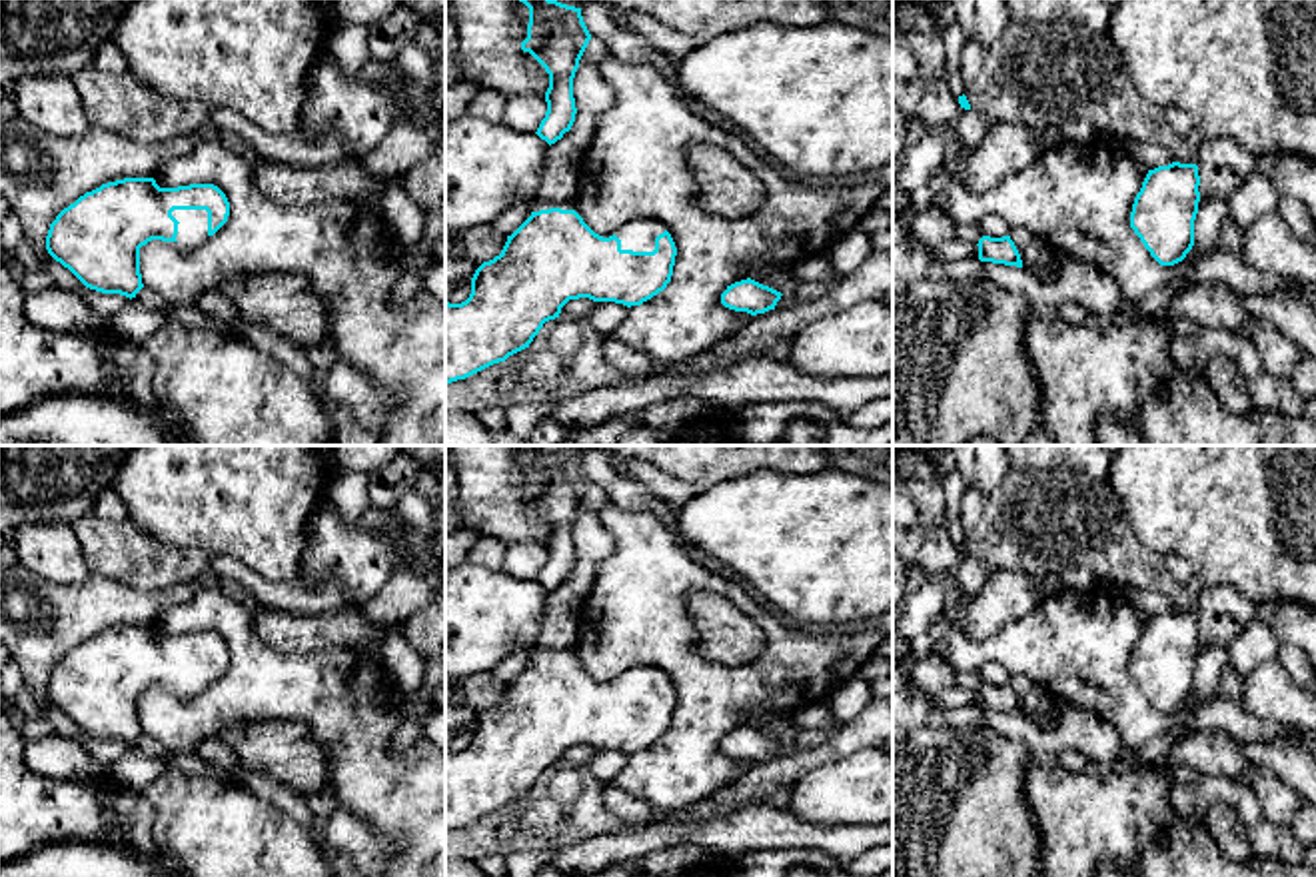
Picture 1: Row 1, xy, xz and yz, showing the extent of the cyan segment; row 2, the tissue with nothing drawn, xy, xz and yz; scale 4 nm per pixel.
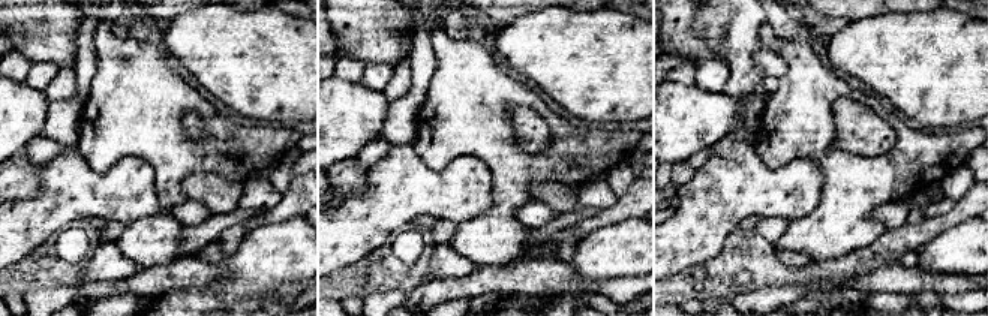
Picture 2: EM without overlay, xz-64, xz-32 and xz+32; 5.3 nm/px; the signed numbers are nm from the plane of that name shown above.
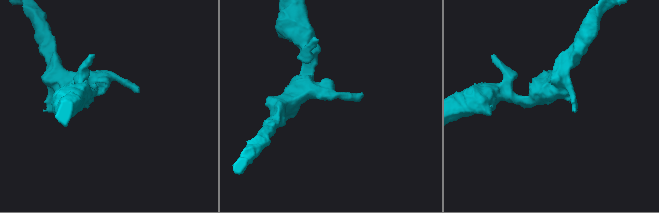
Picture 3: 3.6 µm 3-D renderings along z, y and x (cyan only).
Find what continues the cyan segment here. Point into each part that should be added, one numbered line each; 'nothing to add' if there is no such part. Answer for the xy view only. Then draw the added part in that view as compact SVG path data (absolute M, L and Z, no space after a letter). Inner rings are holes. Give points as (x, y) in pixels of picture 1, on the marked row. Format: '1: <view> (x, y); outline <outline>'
1: xy (192, 230); outline M174 210L172 216L180 222L176 240L184 252L194 252L210 238L206 210Z

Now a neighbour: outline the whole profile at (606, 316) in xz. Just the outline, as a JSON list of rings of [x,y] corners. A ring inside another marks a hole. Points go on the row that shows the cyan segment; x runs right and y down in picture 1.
[[[595,302],[591,312],[583,318],[603,338],[609,338],[615,328],[627,318],[627,306],[615,302]]]

